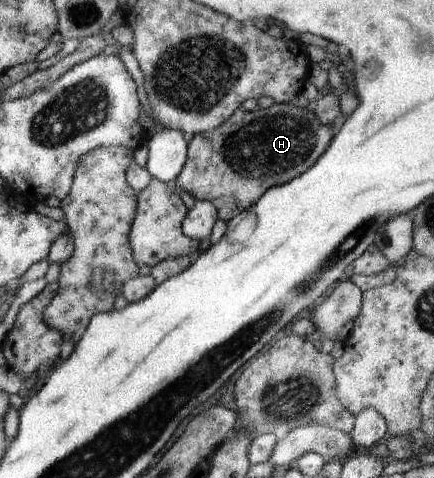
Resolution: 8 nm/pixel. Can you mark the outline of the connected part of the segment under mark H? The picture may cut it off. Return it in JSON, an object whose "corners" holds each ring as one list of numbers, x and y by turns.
{"corners":[[276,103,253,112,238,108,218,129,193,135,190,143,187,143,186,163,173,187,176,192,179,189,188,192,196,200,210,201,219,219,227,223,237,212,250,209,271,187,284,185,310,169,324,155,332,137,332,125,322,125,311,107]]}

